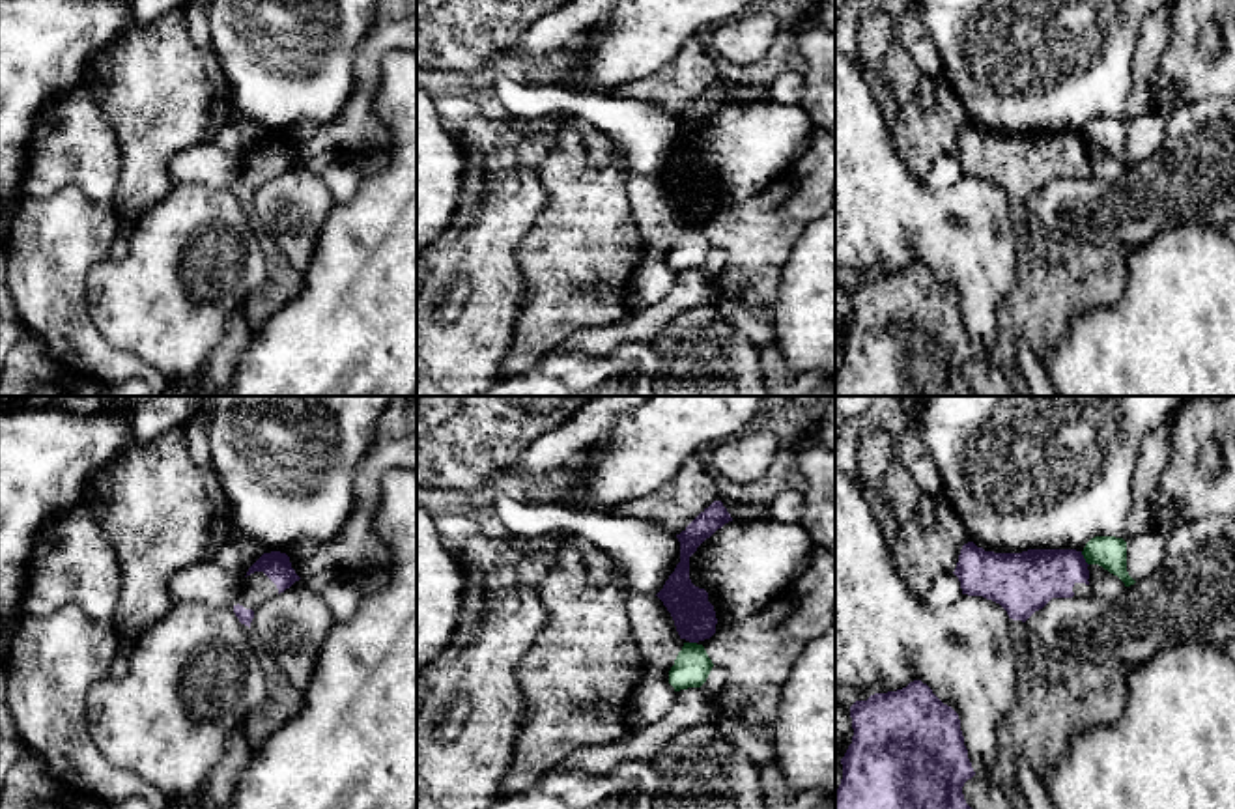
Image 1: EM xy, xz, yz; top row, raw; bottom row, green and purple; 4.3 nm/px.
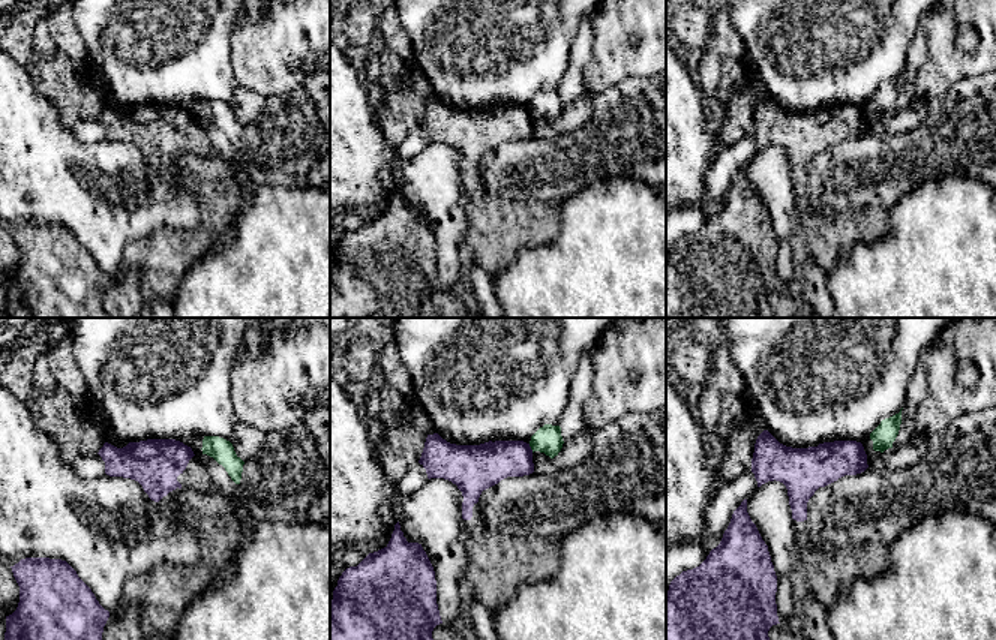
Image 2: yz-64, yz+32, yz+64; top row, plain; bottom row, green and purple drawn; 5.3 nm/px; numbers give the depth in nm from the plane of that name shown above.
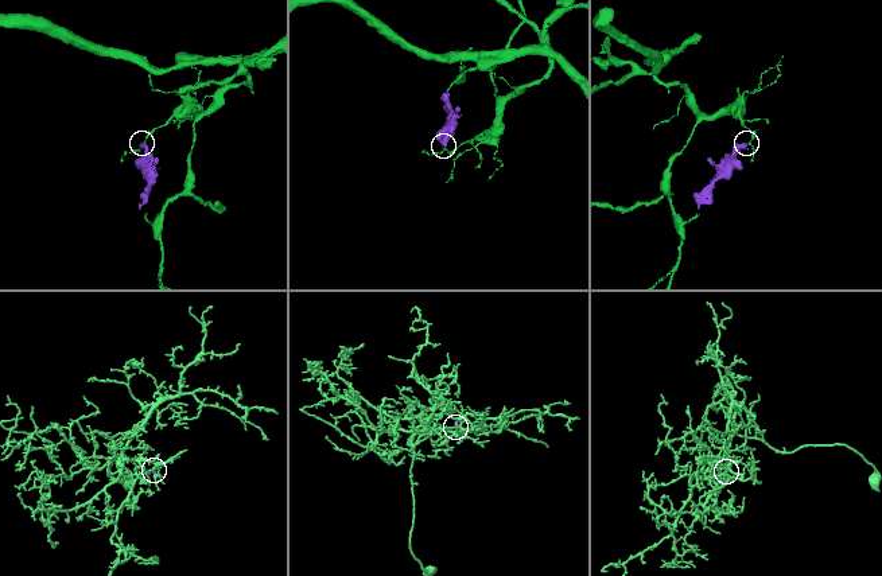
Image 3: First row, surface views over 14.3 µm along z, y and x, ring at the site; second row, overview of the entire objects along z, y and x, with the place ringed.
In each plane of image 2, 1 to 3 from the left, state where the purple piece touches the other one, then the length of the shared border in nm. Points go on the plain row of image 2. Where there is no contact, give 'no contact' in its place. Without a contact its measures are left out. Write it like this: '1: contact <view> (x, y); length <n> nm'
1: no contact
2: contact yz+32 (531, 113); length 50 nm
3: no contact

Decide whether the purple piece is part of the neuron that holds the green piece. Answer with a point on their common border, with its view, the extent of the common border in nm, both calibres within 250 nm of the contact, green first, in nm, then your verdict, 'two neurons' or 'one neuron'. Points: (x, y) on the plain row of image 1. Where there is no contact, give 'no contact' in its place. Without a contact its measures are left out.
yz (1084, 139) | 70 nm | 140/240 nm | two neurons

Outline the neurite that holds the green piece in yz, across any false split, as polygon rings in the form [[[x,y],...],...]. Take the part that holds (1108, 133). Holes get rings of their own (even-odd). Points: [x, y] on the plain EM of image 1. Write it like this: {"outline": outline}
{"outline": [[[1095,118],[1086,125],[1082,136],[1087,146],[1099,146],[1117,157],[1125,168],[1136,164],[1127,153],[1127,123],[1123,120]]]}

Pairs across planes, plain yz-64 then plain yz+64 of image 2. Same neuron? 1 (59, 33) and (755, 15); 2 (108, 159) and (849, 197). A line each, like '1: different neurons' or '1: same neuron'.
1: different neurons
2: different neurons

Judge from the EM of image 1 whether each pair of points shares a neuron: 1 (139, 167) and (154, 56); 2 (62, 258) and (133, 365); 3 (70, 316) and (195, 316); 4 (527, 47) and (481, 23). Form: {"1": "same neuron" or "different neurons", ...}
{"1": "same neuron", "2": "same neuron", "3": "different neurons", "4": "different neurons"}

